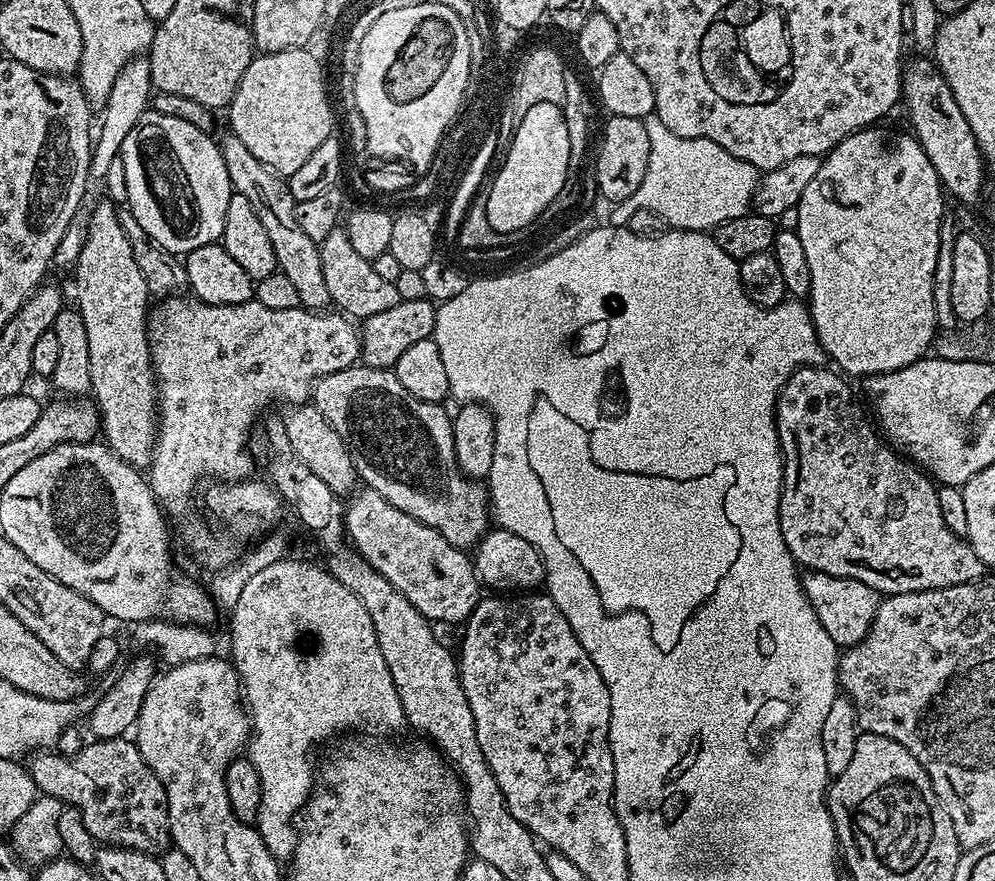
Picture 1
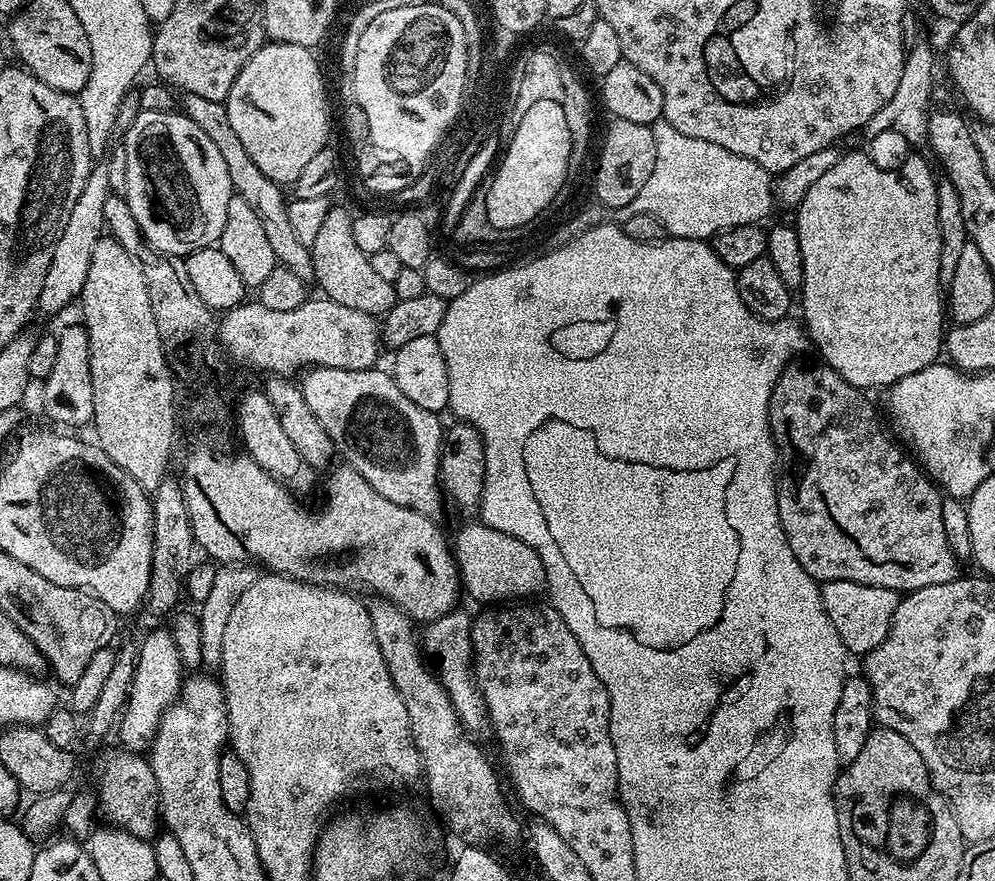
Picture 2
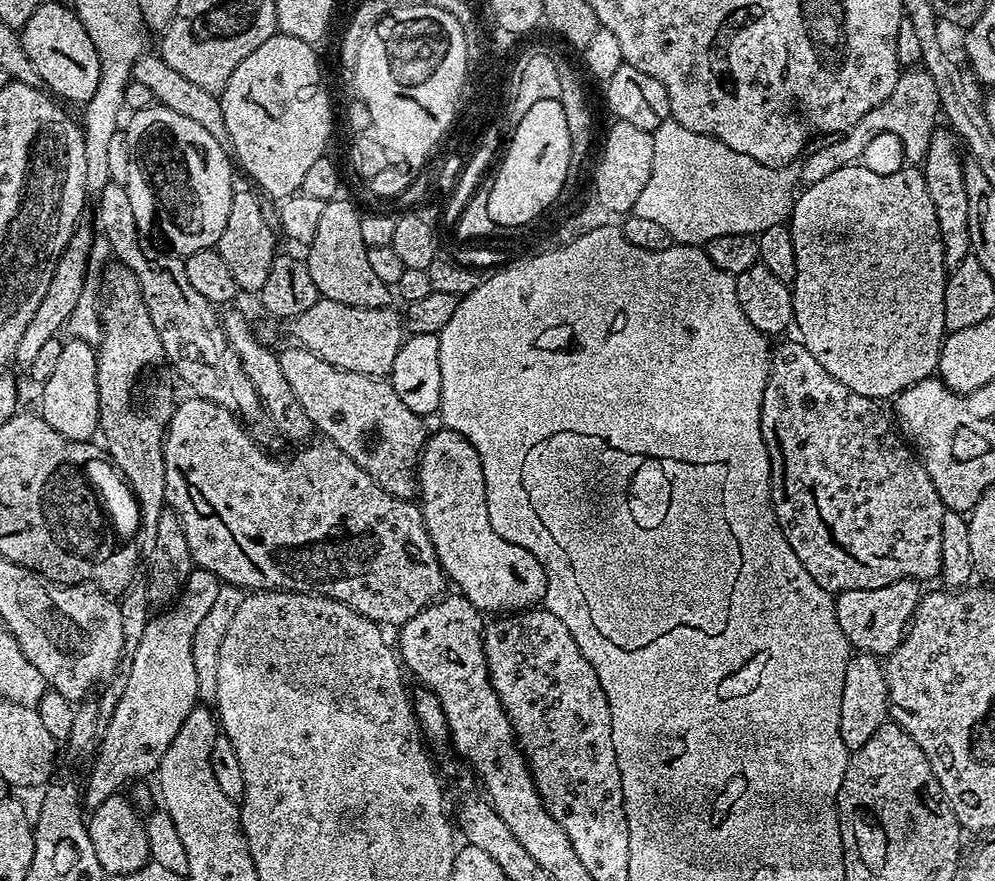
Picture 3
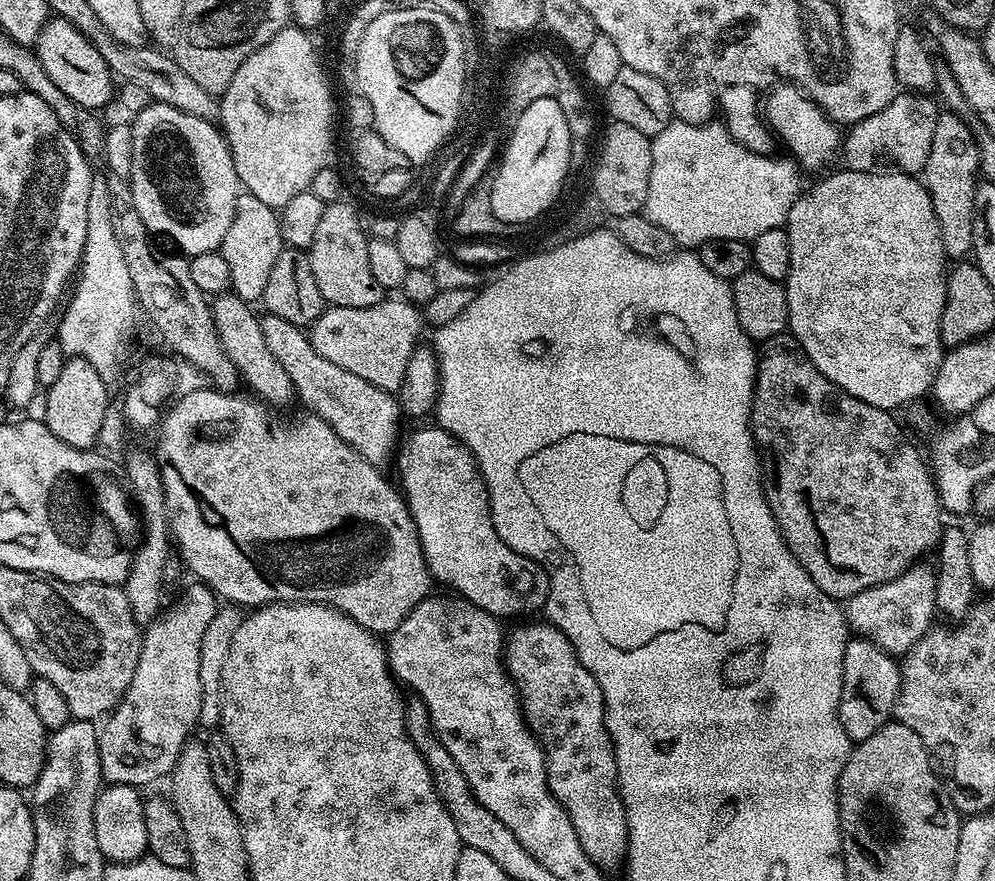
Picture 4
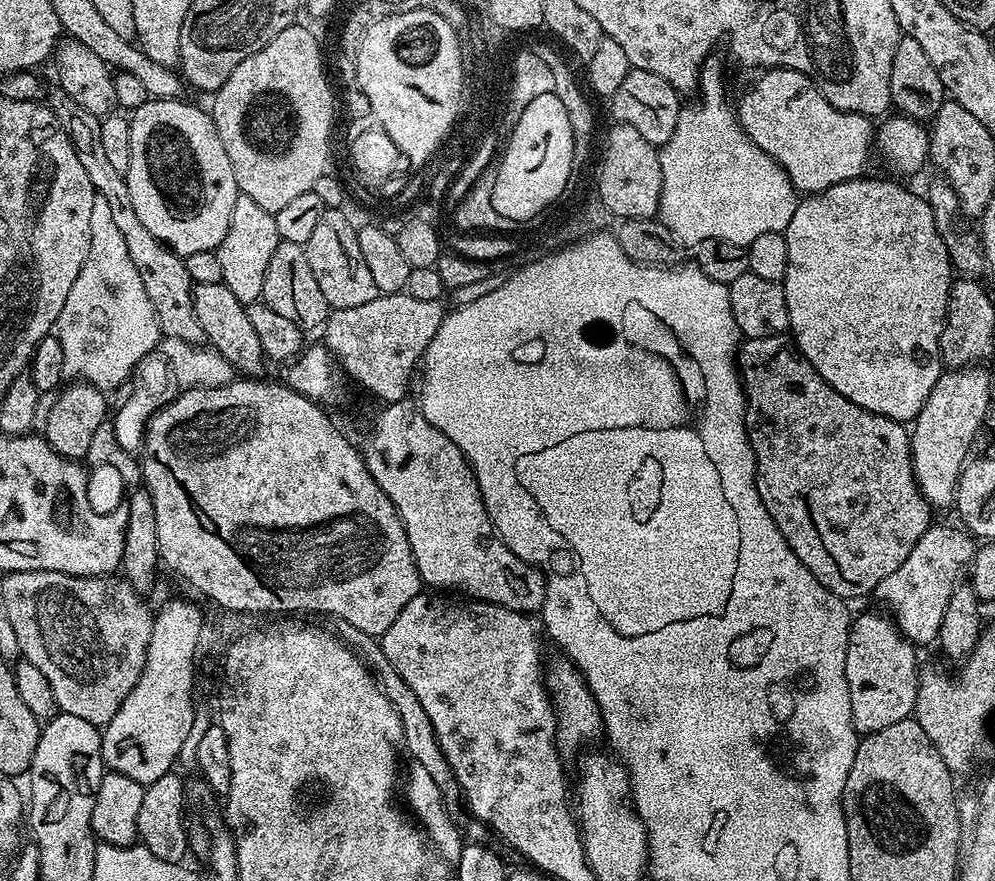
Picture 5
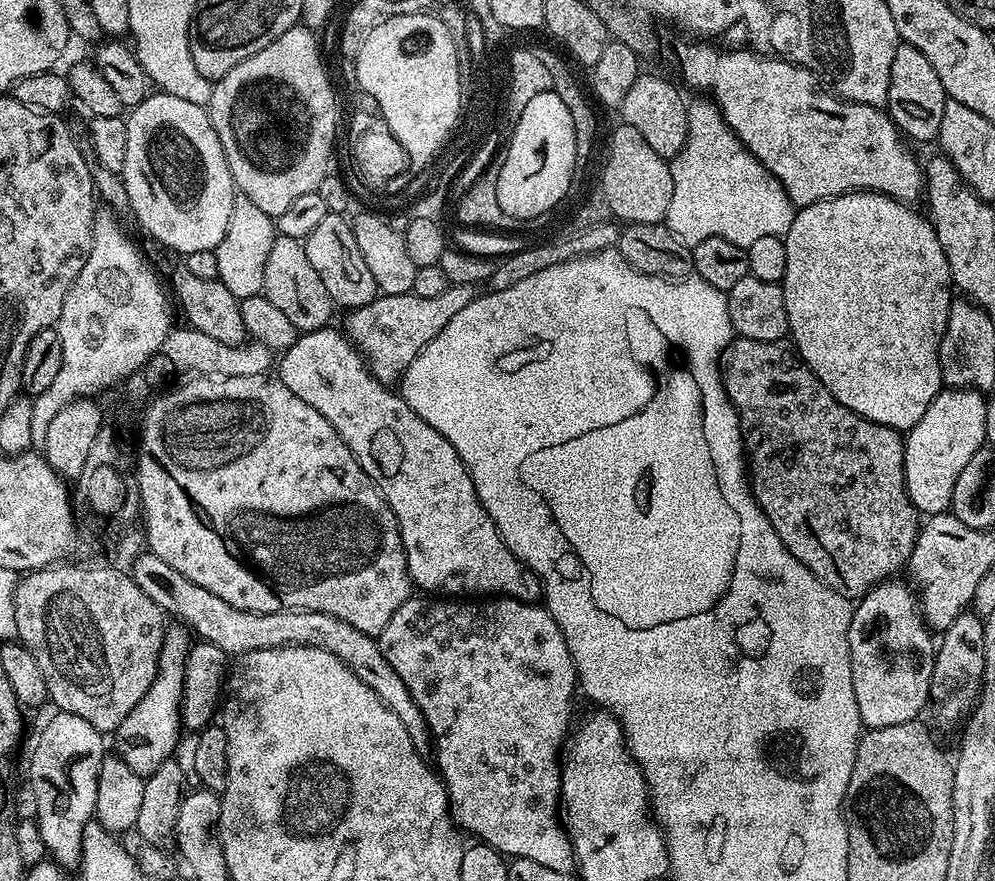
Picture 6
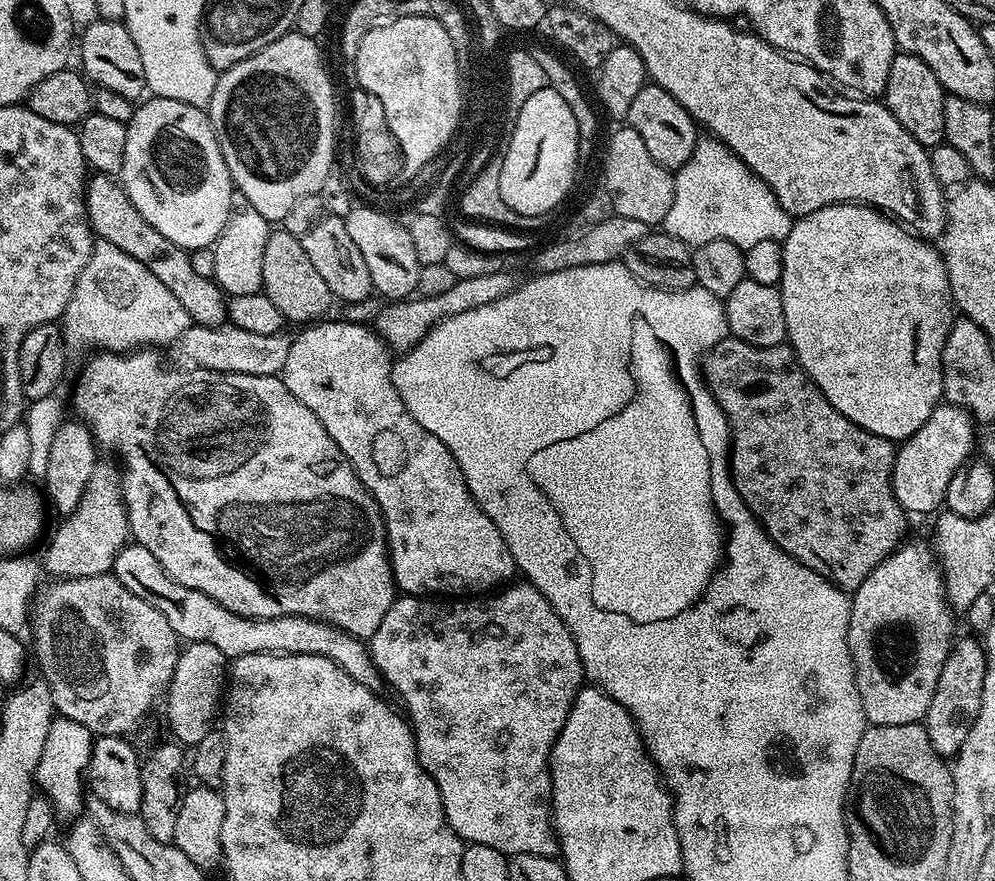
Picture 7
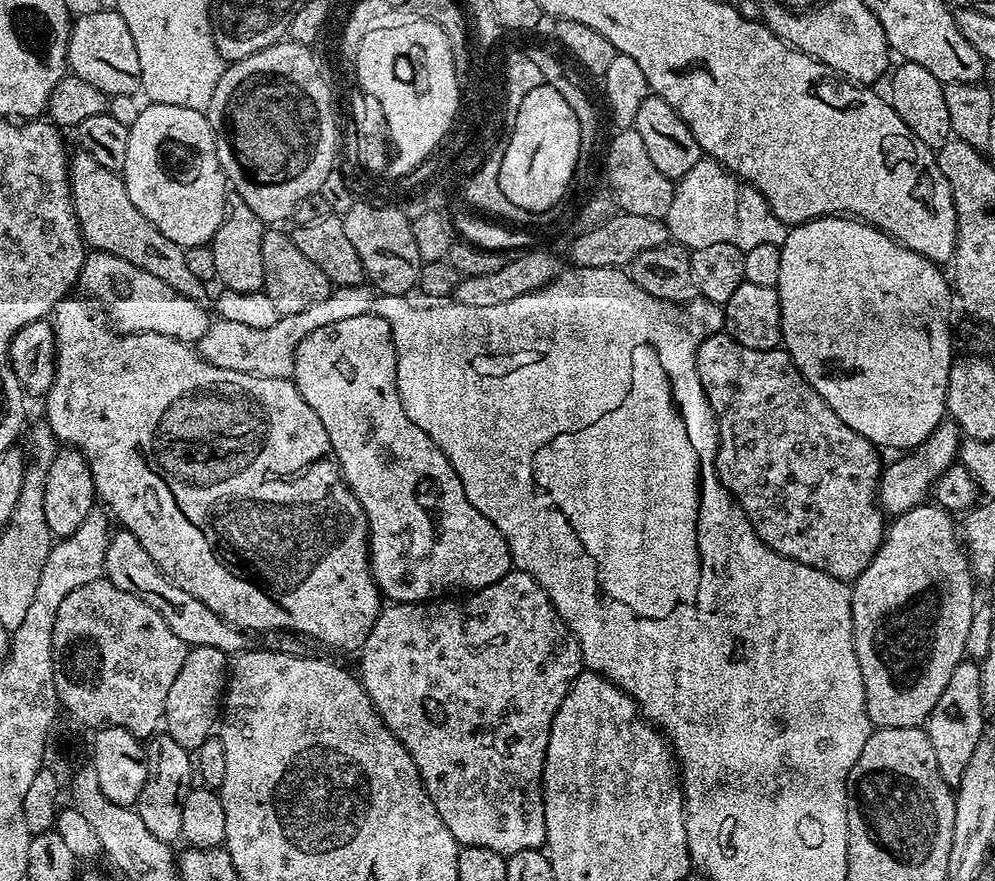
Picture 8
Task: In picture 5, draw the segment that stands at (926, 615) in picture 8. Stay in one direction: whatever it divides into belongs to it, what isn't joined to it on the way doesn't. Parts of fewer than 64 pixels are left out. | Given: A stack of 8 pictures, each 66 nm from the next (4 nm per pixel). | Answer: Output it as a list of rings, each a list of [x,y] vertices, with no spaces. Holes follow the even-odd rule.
[[[864,612],[851,621],[846,646],[846,682],[850,690],[852,725],[857,733],[886,730],[886,726],[894,726],[894,722],[913,715],[920,685],[916,652],[887,615]]]

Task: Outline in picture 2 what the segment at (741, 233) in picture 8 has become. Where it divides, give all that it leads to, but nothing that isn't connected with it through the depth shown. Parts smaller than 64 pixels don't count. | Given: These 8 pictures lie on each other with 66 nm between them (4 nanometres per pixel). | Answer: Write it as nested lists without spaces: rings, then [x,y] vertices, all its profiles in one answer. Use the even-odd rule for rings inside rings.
[[[663,122],[651,125],[654,134],[654,170],[650,170],[650,178],[646,178],[646,186],[638,190],[637,196],[626,206],[618,209],[621,221],[629,220],[634,214],[650,214],[662,222],[665,233],[669,237],[698,239],[711,241],[717,232],[730,226],[746,226],[760,224],[774,209],[773,177],[758,162],[750,158],[742,158],[742,154],[734,154],[722,146],[714,146],[714,142],[702,142],[698,138],[690,138],[686,134],[678,134],[674,126]]]

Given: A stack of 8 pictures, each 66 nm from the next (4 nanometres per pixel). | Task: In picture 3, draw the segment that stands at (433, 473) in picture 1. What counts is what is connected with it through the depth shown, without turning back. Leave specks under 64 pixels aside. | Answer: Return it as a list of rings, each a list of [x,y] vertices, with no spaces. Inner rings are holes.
[[[291,347],[279,349],[282,374],[298,394],[298,402],[302,402],[313,429],[338,446],[342,454],[354,458],[382,490],[412,500],[418,492],[420,454],[430,435],[429,429],[424,429],[425,421],[402,402],[387,379],[347,372],[315,356],[308,348]]]

